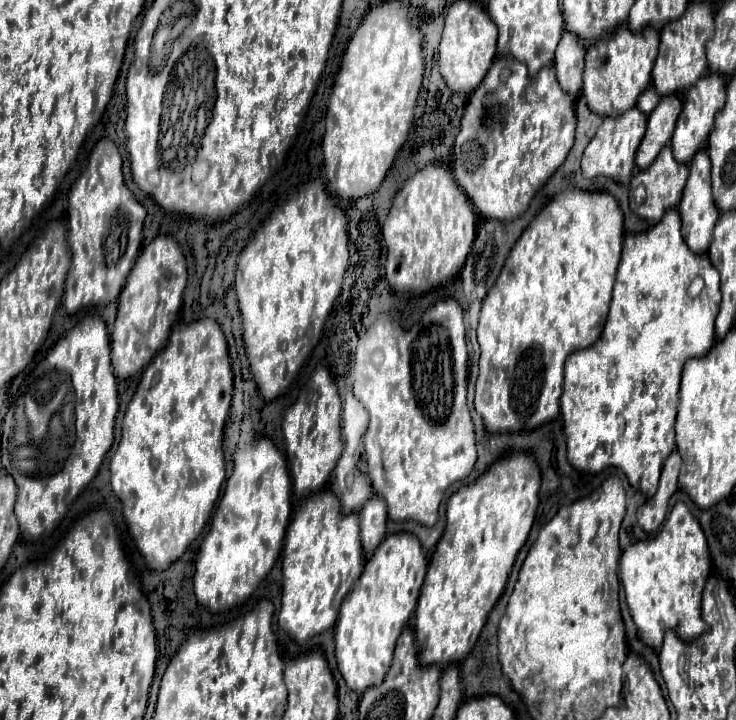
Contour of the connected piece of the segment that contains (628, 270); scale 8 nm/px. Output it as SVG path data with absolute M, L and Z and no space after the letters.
M669 208L661 222L647 232L625 236L605 328L593 346L579 354L571 354L565 362L561 416L567 436L567 460L571 466L585 472L599 472L607 466L621 468L633 488L645 496L655 494L663 460L675 446L675 418L683 364L691 356L703 356L715 342L715 316L719 304L719 272L715 272L707 254L691 252L683 244L681 220L675 208Z

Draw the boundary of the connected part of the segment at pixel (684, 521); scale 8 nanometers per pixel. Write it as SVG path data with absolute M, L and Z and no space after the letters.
M683 502L673 506L655 538L635 542L623 550L619 560L619 576L627 594L629 612L645 644L659 650L665 630L671 628L677 628L685 640L693 640L703 632L701 592L709 574L711 558L707 540L699 528L699 522L689 514Z

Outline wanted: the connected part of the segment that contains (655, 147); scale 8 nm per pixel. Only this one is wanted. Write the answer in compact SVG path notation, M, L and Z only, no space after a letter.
M663 96L659 106L647 116L647 132L637 148L637 168L647 168L659 150L669 144L675 128L675 120L681 112L681 100L677 96Z

